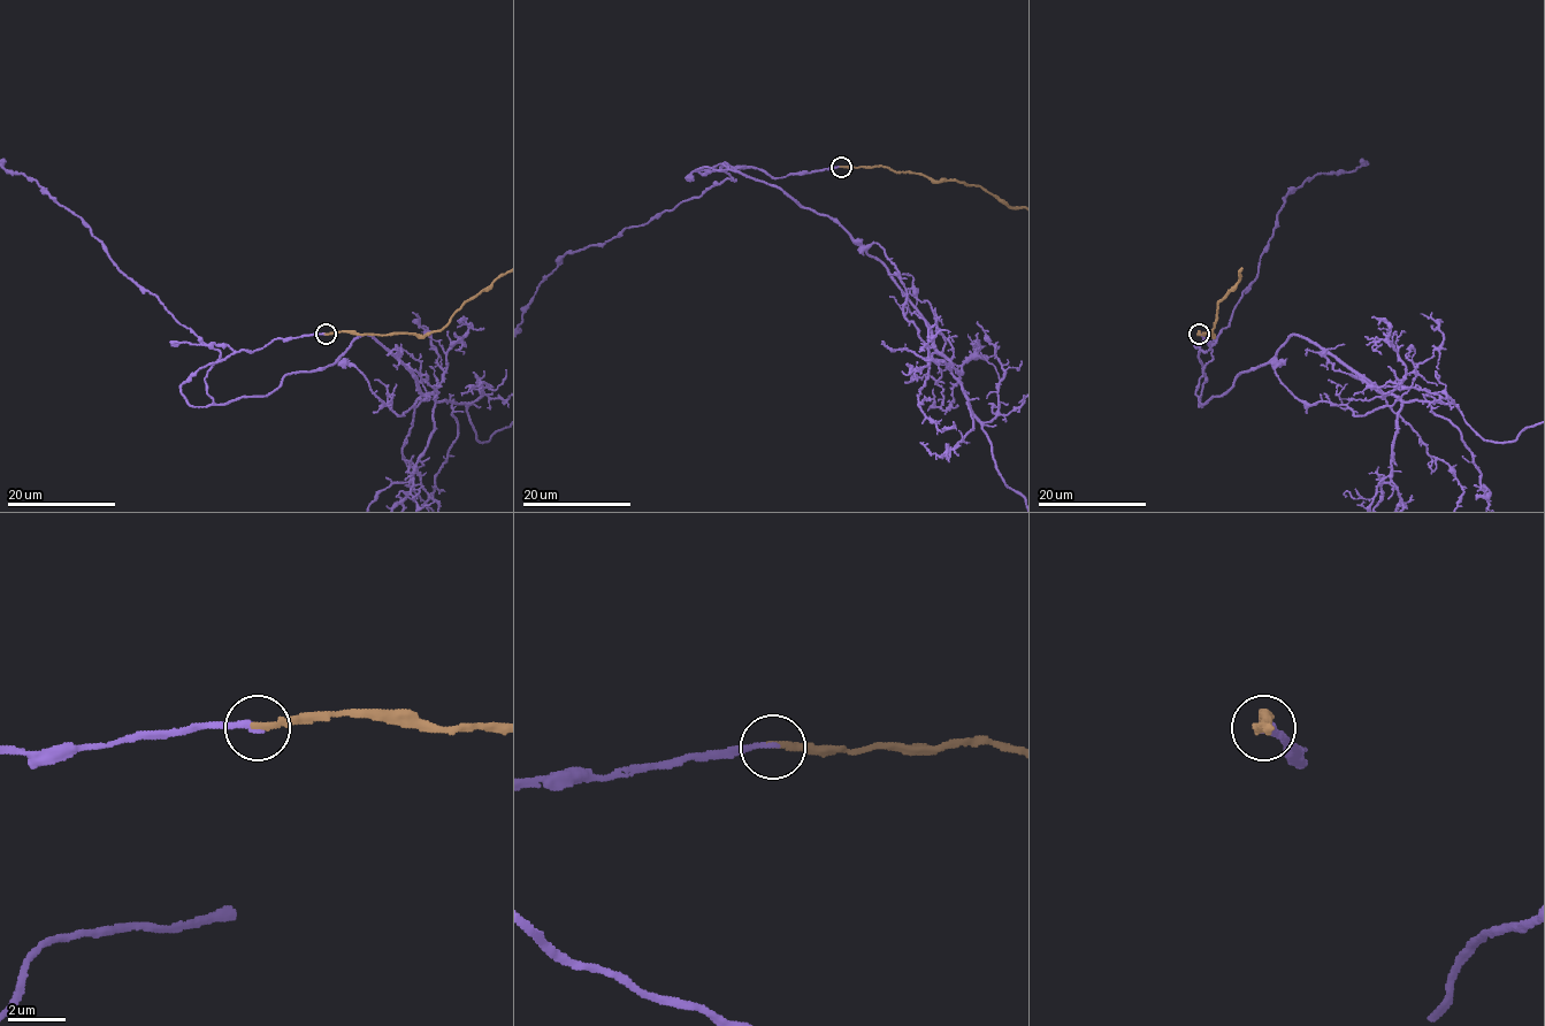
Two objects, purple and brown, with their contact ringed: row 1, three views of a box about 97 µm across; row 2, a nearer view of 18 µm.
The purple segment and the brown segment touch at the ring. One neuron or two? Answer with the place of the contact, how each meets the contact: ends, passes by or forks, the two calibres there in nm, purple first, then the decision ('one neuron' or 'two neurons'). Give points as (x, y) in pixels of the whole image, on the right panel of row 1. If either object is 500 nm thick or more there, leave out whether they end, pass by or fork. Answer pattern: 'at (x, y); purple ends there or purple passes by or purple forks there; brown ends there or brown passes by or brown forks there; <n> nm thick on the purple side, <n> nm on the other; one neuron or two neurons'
at (1199, 334); purple ends there; brown ends there; 180 nm thick on the purple side, 240 nm on the other; one neuron

